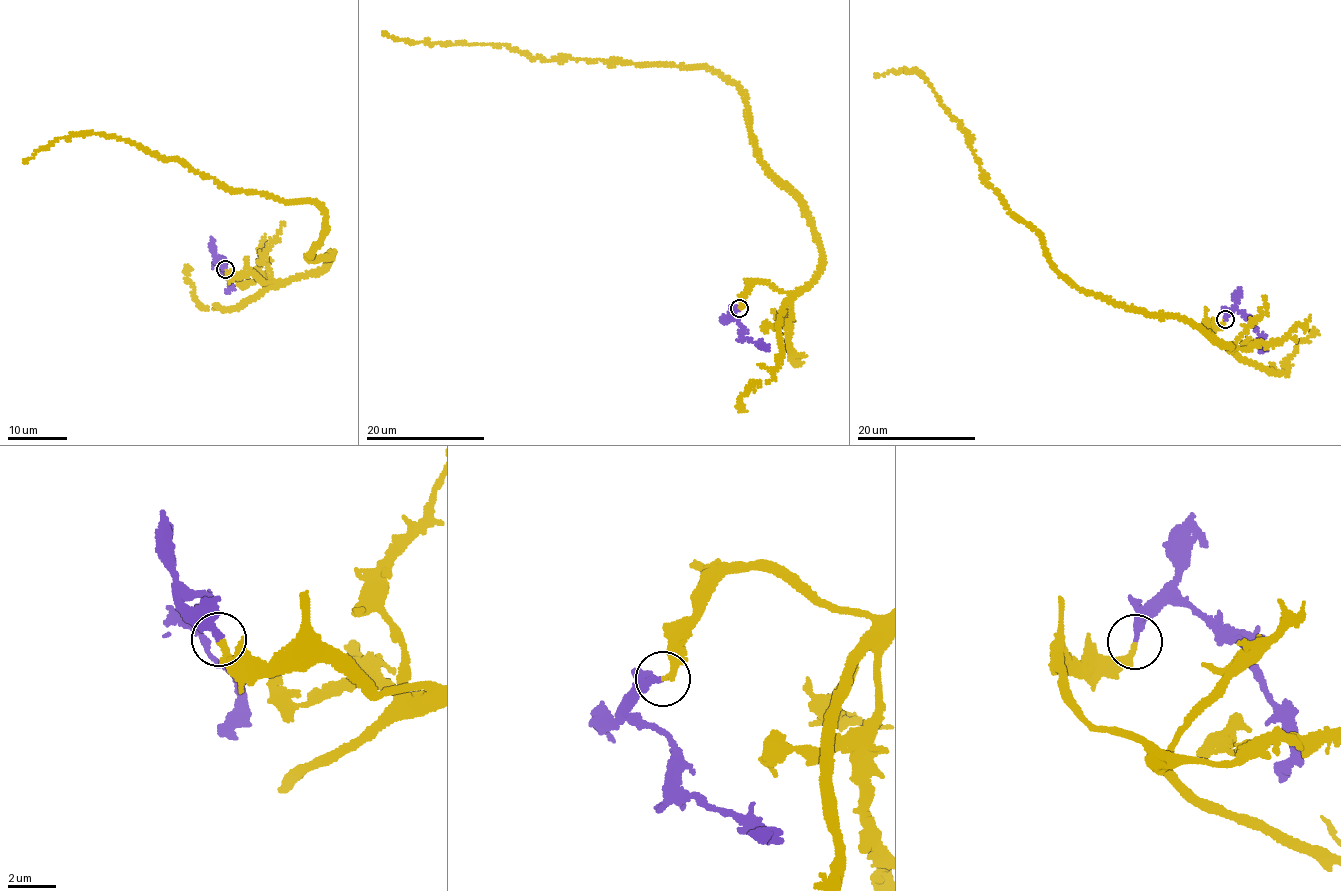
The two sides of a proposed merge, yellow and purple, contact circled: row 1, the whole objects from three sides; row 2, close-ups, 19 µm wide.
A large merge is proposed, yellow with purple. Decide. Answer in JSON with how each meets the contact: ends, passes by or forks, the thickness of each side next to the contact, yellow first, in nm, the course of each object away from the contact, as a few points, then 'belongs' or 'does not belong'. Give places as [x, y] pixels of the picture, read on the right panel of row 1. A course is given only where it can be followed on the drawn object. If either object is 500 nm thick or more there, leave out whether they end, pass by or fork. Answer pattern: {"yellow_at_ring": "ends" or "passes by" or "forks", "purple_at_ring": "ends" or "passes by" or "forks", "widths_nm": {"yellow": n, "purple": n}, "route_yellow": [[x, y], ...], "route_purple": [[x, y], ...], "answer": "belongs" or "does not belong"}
{"yellow_at_ring": "ends", "purple_at_ring": "ends", "widths_nm": {"yellow": 240, "purple": 280}, "route_yellow": [[1224, 319], [1206, 327], [1231, 349], [1184, 319], [1084, 293], [986, 183], [932, 85], [906, 68], [874, 77]], "route_purple": [[1224, 319], [1233, 310], [1252, 320], [1262, 345], [1259, 352]], "answer": "belongs"}

